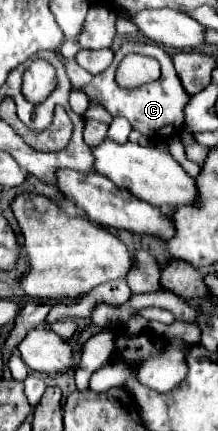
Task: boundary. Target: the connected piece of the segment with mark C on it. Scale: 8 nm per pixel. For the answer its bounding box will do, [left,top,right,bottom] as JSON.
[63,41,189,139]

